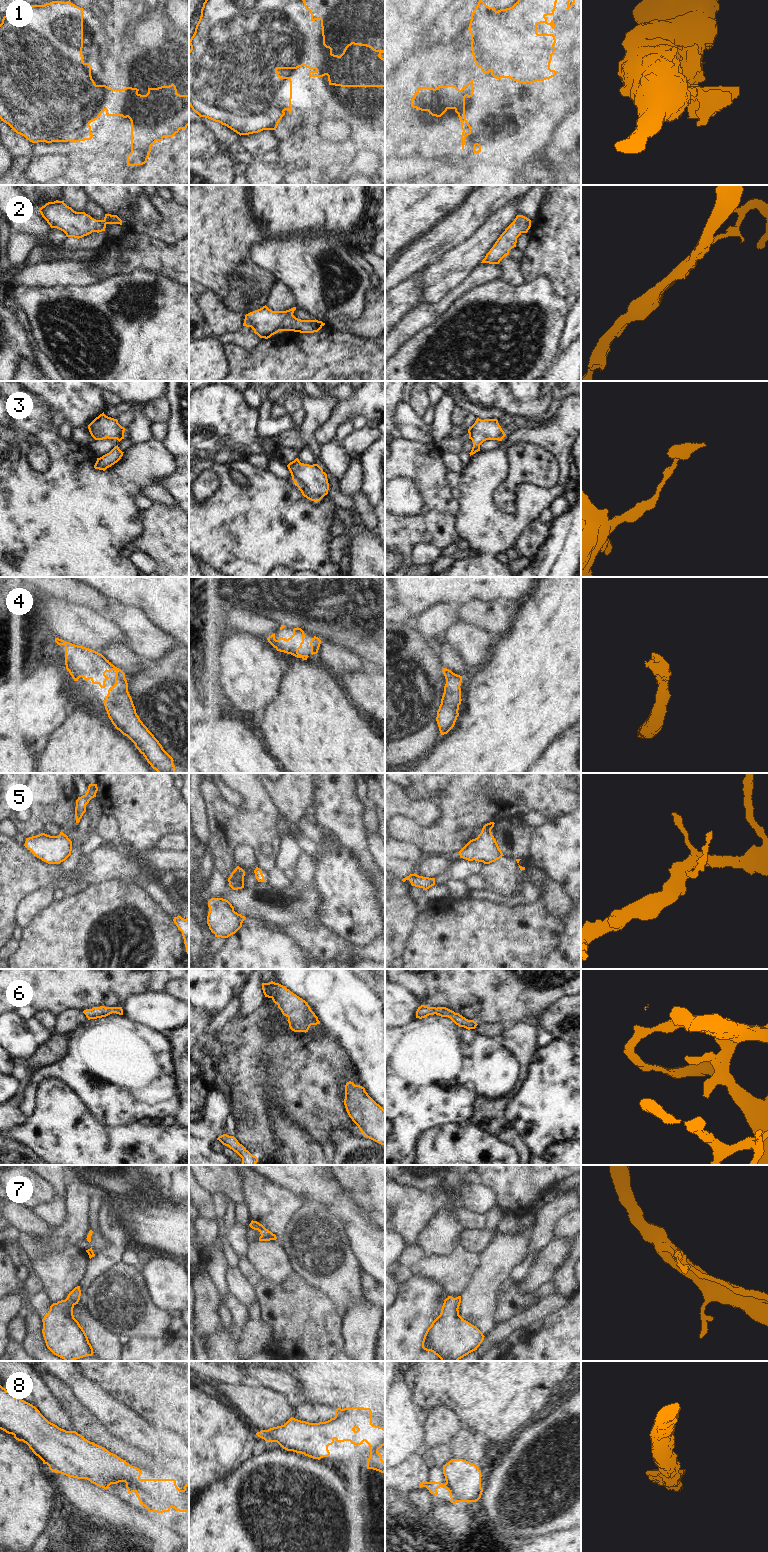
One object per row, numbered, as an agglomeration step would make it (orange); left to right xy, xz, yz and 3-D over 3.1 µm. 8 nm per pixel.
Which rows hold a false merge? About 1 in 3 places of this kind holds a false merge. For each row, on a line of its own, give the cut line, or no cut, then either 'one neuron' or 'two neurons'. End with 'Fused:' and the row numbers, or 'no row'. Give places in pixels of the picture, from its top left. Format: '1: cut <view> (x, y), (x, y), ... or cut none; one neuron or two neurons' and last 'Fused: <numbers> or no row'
1: cut xy (133, 88), (114, 92), (124, 102), (105, 109); two neurons
2: cut none; one neuron
3: cut none; one neuron
4: cut none; one neuron
5: cut none; one neuron
6: cut none; one neuron
7: cut none; one neuron
8: cut none; one neuron
Fused: 1

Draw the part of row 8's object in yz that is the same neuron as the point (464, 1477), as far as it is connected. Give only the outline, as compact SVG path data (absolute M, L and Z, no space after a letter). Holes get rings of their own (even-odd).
M451 1459L443 1465L443 1474L446 1483L422 1482L419 1487L426 1487L433 1495L437 1495L437 1489L444 1487L449 1491L450 1502L476 1502L481 1498L481 1471L479 1468L463 1459Z

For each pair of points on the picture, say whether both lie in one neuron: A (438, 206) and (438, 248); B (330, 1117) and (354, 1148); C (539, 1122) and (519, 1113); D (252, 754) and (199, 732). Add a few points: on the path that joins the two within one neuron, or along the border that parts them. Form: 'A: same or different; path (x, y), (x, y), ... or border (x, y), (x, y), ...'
A: different; border (456, 208), (419, 237)
B: different; border (362, 1134), (335, 1130), (332, 1133), (331, 1152)
C: same; path (534, 1117), (530, 1113), (524, 1113)
D: same; path (239, 754), (221, 754), (212, 745)

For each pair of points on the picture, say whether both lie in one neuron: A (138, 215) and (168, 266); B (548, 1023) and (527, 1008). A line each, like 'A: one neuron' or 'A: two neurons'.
A: two neurons
B: two neurons

